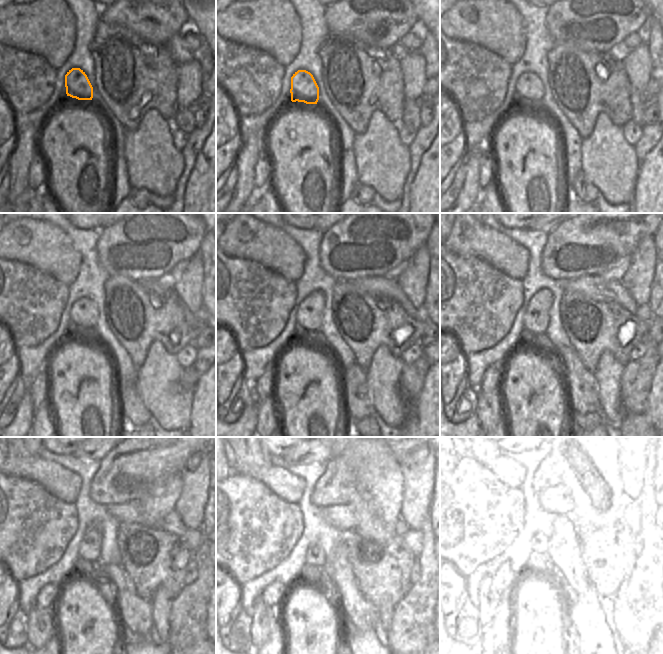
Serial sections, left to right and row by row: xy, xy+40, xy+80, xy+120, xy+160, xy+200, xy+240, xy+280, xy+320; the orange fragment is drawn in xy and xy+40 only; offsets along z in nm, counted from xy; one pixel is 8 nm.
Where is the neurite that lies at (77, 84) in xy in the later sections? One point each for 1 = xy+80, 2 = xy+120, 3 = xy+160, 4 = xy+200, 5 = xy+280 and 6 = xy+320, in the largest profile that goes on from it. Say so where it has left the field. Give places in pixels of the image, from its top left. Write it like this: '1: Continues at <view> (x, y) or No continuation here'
1: Continues at xy+80 (529, 87)
2: Continues at xy+120 (84, 313)
3: Continues at xy+160 (310, 313)
4: Continues at xy+200 (536, 318)
5: Continues at xy+280 (315, 555)
6: Continues at xy+320 (540, 545).

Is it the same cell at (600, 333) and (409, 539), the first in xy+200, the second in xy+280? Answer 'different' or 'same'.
different

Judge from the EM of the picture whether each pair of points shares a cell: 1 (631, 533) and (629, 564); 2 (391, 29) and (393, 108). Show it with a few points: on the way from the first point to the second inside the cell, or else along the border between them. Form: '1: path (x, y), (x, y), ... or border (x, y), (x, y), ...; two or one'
1: border (623, 537), (626, 545), (638, 554); two
2: border (364, 45), (387, 49); two

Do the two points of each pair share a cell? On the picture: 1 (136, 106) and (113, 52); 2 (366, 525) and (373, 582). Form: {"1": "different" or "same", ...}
{"1": "same", "2": "different"}

